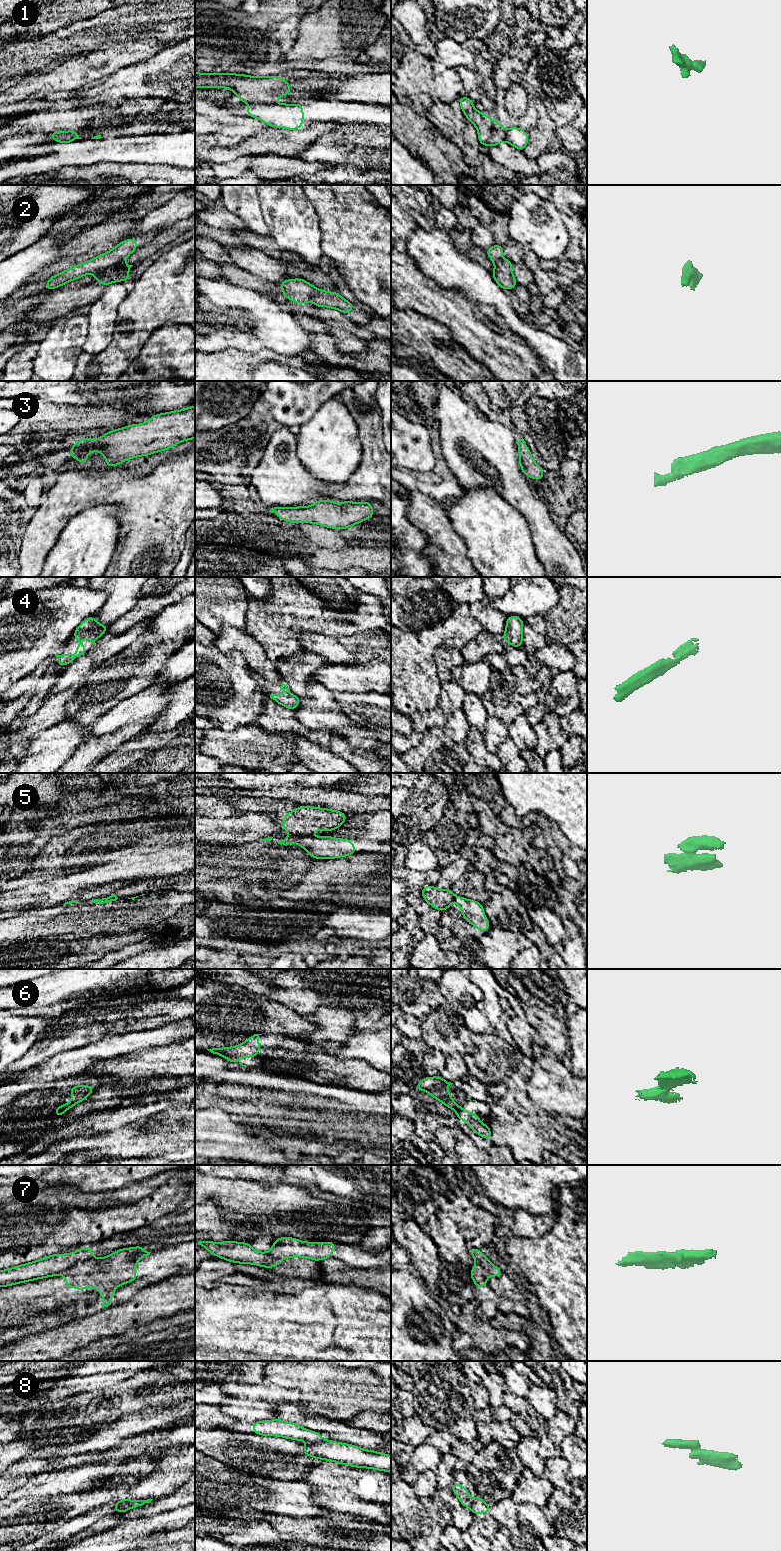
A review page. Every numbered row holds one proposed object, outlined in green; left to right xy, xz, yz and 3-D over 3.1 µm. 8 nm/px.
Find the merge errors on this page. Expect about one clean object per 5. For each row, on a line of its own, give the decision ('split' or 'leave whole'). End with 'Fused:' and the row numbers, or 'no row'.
1: split
2: split
3: leave whole
4: leave whole
5: split
6: split
7: split
8: split
Fused: 1, 2, 5, 6, 7, 8

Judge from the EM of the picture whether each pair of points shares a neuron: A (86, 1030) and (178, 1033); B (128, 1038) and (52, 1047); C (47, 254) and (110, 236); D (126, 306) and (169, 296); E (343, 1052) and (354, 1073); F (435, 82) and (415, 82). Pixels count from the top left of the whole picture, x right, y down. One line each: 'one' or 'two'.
A: two
B: two
C: two
D: one
E: two
F: one

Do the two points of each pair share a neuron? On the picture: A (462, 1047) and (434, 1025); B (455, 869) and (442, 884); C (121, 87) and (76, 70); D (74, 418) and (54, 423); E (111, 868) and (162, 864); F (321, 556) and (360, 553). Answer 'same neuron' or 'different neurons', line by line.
A: same neuron
B: same neuron
C: different neurons
D: same neuron
E: same neuron
F: same neuron

